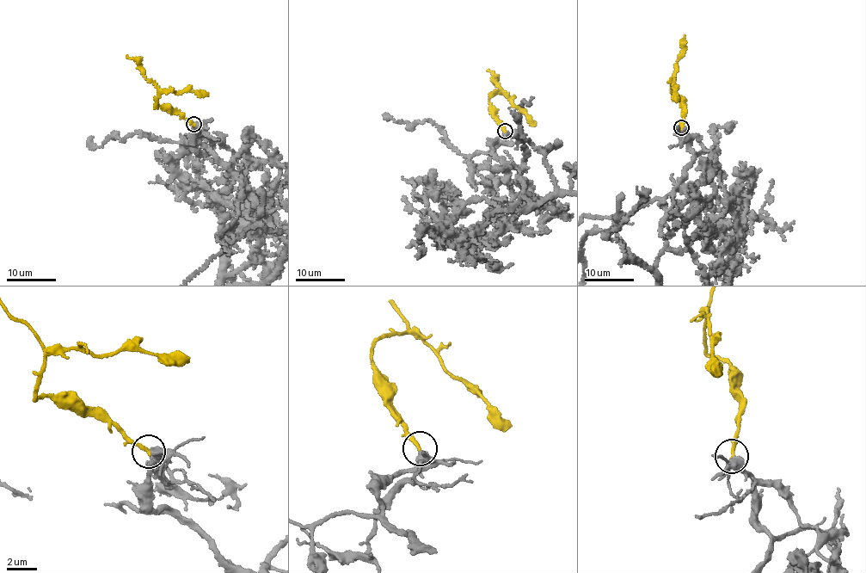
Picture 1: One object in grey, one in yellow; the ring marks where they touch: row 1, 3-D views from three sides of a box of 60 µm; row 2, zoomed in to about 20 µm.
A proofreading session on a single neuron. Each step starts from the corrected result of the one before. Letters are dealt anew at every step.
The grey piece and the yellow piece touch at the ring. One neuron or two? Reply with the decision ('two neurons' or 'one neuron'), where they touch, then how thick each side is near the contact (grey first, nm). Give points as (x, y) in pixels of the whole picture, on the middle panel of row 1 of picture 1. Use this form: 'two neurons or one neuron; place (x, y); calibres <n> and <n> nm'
one neuron; place (505, 131); calibres 550 and 240 nm

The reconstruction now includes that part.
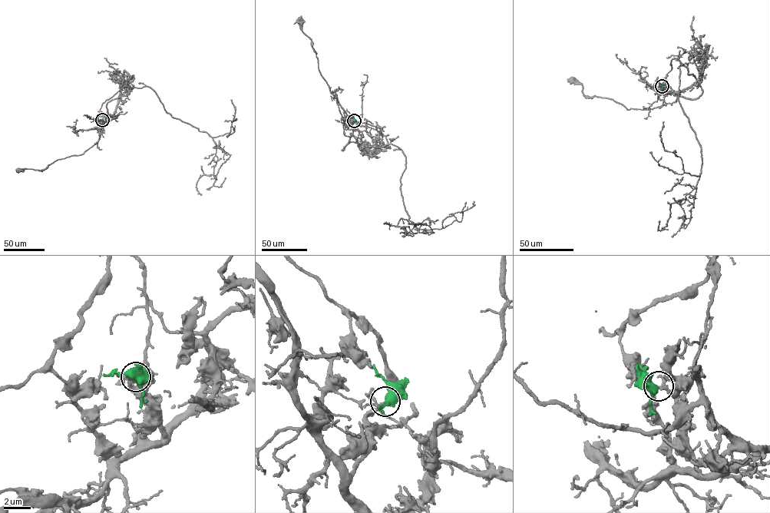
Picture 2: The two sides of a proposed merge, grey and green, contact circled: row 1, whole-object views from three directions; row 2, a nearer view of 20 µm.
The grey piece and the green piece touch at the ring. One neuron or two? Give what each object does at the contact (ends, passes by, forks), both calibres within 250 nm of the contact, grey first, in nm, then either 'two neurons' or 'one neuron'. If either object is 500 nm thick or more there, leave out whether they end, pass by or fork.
grey passes by; green passes by; 190 nm thick on the grey side, 440 nm on the other; one neuron

